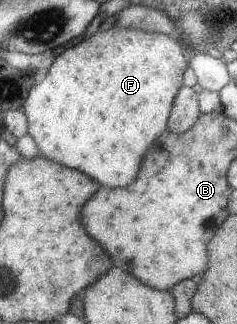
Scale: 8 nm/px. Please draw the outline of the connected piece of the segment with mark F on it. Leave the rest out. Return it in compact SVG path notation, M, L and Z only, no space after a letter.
M116 25L108 30L96 32L89 39L66 49L61 55L57 56L49 69L45 71L44 81L41 80L32 87L26 105L22 108L29 119L29 134L36 140L42 156L66 165L66 167L80 169L80 171L88 173L90 177L94 177L102 185L128 187L130 183L136 181L138 171L140 171L140 167L142 167L145 160L145 155L149 152L153 143L169 129L169 119L173 112L173 105L182 86L184 86L184 73L186 73L188 66L184 47L182 47L182 43L178 41L176 35L147 32L136 28L121 28Z

